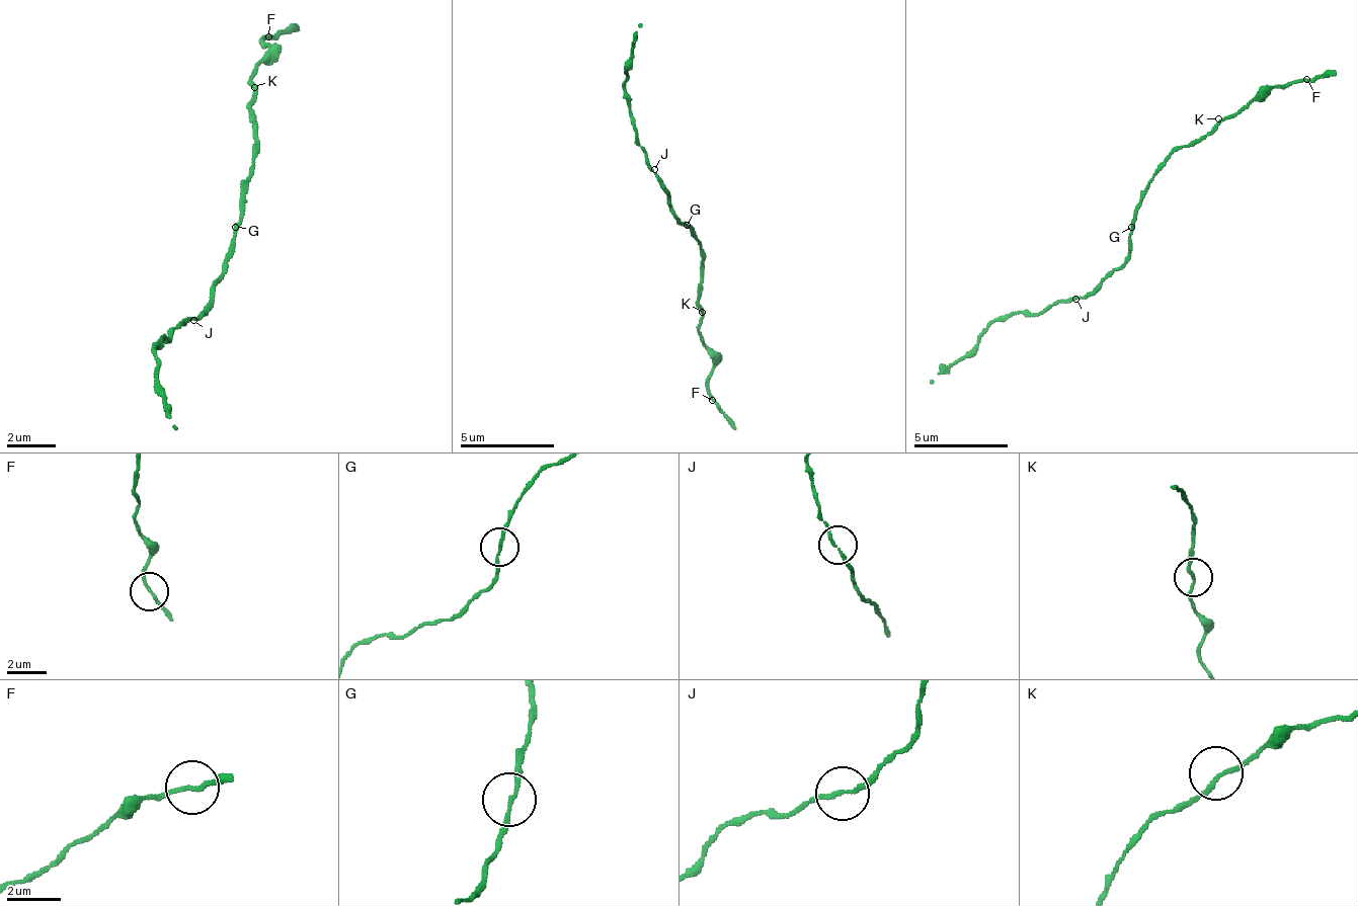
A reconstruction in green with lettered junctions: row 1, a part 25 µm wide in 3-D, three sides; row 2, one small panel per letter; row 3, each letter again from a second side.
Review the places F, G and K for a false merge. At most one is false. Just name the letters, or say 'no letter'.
no letter

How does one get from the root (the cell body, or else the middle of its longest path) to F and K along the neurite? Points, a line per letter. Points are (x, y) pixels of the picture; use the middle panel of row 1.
F: (688, 227), (702, 245), (697, 307), (702, 344), (711, 358), (706, 383), (711, 402)
K: (688, 227), (702, 245), (702, 298), (697, 302), (702, 312)

